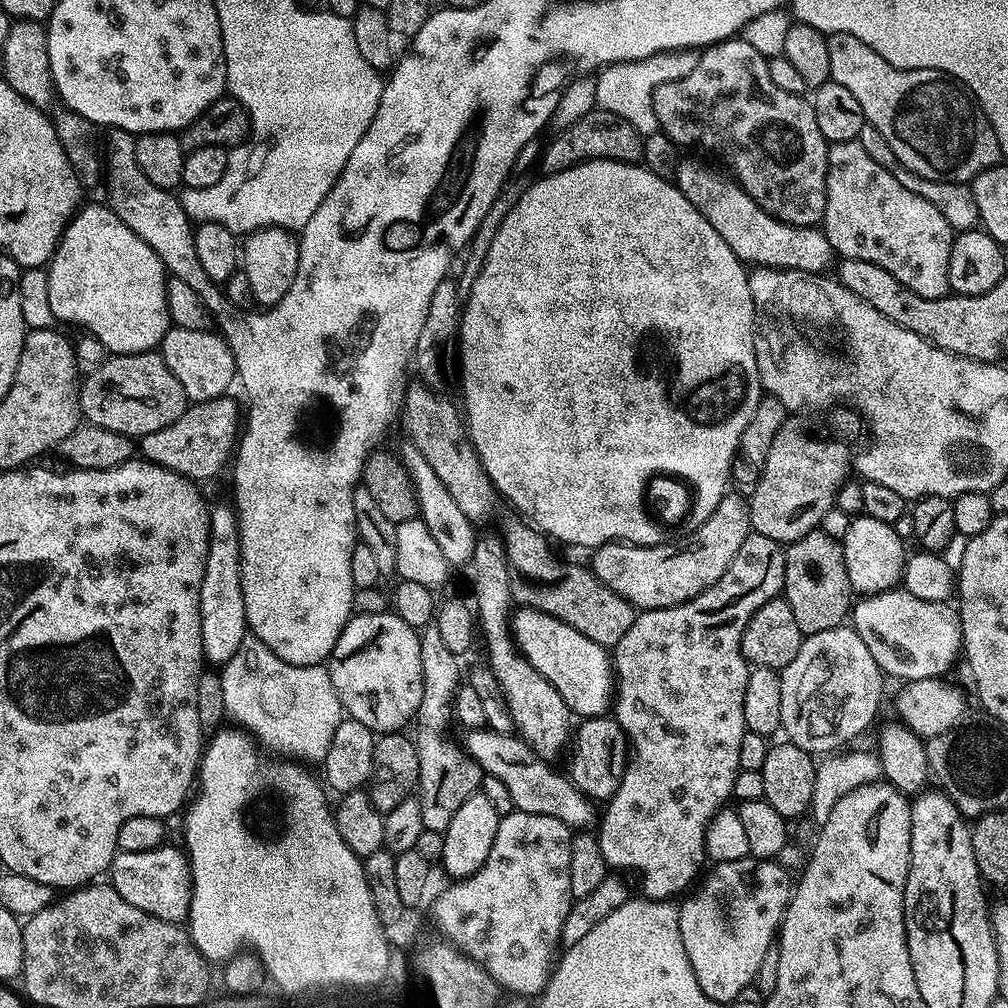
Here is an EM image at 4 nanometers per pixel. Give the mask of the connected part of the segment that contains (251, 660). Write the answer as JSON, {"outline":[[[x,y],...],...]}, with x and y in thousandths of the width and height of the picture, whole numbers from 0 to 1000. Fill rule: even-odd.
{"outline":[[[246,633],[232,653],[220,660],[218,672],[224,707],[236,713],[233,715],[250,723],[255,731],[263,730],[268,737],[295,746],[290,747],[295,751],[320,755],[327,744],[331,724],[335,724],[342,709],[321,659],[292,661],[280,657],[280,653],[276,653],[276,649],[269,647],[260,636]]]}

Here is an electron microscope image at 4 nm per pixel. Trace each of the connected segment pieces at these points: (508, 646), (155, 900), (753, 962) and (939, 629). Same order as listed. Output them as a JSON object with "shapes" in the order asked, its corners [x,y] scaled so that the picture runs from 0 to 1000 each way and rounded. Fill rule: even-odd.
{"shapes":[[[[477,527],[472,533],[470,550],[466,557],[468,563],[468,587],[472,593],[471,608],[474,610],[475,626],[480,626],[484,634],[484,656],[489,669],[496,679],[500,694],[508,709],[515,729],[534,749],[549,752],[556,745],[561,745],[565,734],[563,717],[569,714],[563,698],[550,685],[550,681],[530,661],[524,659],[523,653],[513,643],[506,626],[506,608],[510,603],[508,593],[508,565],[504,563],[504,550],[500,533],[495,527]]],[[[167,840],[136,845],[116,844],[111,852],[109,876],[121,891],[125,891],[125,895],[129,895],[129,899],[137,899],[137,903],[145,903],[145,907],[153,907],[153,911],[161,911],[161,915],[182,918],[187,912],[190,894],[190,860],[178,840]]],[[[739,851],[710,857],[707,865],[702,870],[697,870],[698,878],[694,882],[691,880],[680,897],[674,898],[677,938],[681,938],[681,950],[685,950],[688,970],[692,970],[696,986],[715,998],[725,997],[726,992],[736,986],[736,982],[747,979],[752,958],[756,958],[760,942],[767,940],[774,917],[778,914],[778,905],[786,893],[788,873],[787,870],[782,870],[782,865],[776,858],[770,856],[774,855],[769,852]]],[[[882,585],[858,590],[850,594],[843,604],[843,619],[849,628],[859,637],[859,645],[867,649],[867,657],[871,657],[874,667],[882,672],[894,671],[894,676],[914,675],[915,673],[931,673],[942,659],[942,655],[953,648],[956,634],[952,624],[952,612],[943,598],[916,596],[898,585]]]]}

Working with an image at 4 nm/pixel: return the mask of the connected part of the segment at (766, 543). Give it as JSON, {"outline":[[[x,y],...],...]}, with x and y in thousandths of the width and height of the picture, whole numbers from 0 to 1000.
{"outline":[[[746,528],[732,542],[732,550],[728,550],[728,558],[720,562],[720,569],[708,577],[696,589],[677,597],[673,601],[664,603],[645,603],[636,606],[631,612],[629,621],[617,629],[615,636],[609,644],[609,712],[614,716],[615,723],[623,733],[623,757],[619,759],[619,767],[615,773],[615,779],[606,794],[602,795],[600,804],[593,813],[593,832],[597,839],[597,847],[601,851],[604,862],[612,866],[628,865],[635,872],[635,881],[644,893],[666,894],[667,889],[674,887],[678,881],[688,880],[687,872],[695,868],[694,860],[700,857],[700,829],[706,813],[727,793],[728,772],[732,772],[735,766],[732,756],[732,743],[736,741],[736,728],[740,725],[738,709],[736,708],[736,695],[740,692],[740,673],[744,666],[744,660],[734,647],[734,634],[744,617],[744,613],[760,597],[771,594],[778,582],[778,545],[779,541],[768,534],[760,534],[756,530]]]}

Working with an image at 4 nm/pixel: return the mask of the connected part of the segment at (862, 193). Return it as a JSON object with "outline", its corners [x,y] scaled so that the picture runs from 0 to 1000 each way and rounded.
{"outline":[[[852,138],[822,143],[821,177],[819,181],[819,208],[815,219],[815,229],[826,247],[839,258],[862,258],[867,264],[875,264],[895,284],[907,288],[915,296],[935,296],[941,293],[942,248],[946,237],[946,228],[935,211],[919,196],[899,188],[883,169],[871,165],[859,149],[855,149]]]}

